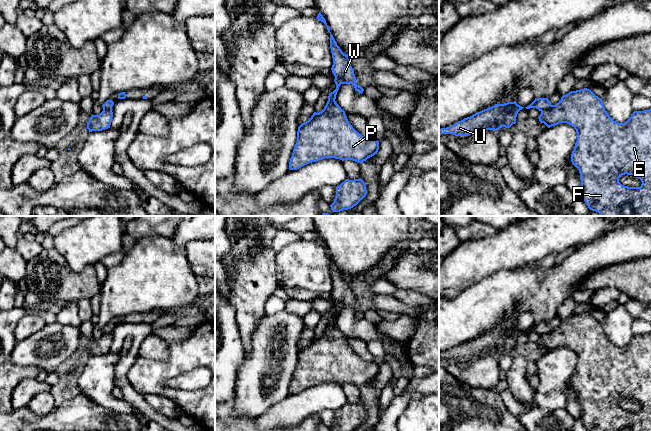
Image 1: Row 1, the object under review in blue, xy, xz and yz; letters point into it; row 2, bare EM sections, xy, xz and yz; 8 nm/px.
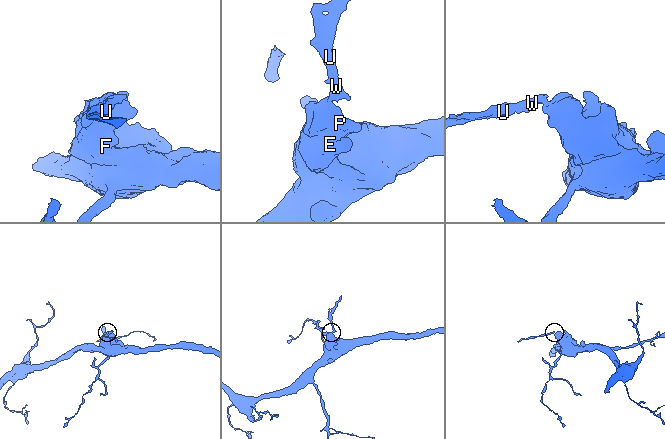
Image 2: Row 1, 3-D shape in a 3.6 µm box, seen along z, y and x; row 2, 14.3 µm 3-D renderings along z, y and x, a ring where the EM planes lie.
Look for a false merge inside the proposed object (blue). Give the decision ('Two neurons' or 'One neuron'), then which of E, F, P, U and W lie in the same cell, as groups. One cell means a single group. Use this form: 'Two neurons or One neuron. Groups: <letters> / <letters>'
Two neurons. Groups: E F P / U W

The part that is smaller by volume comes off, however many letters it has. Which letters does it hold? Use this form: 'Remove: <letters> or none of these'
Remove: U, W

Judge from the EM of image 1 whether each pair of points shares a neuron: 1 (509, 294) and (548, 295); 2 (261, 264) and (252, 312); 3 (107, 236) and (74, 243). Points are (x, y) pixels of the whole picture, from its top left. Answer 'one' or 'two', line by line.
1: one
2: one
3: one

